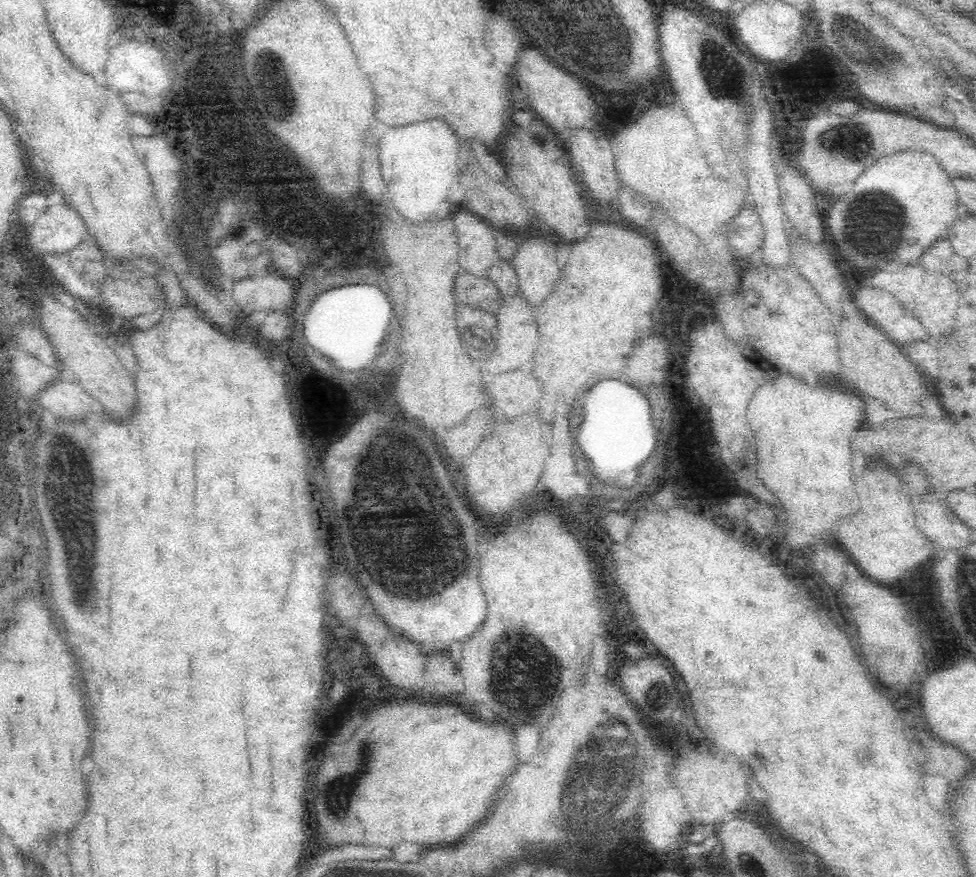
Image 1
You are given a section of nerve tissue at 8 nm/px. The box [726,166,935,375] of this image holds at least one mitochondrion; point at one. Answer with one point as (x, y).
(868, 220)

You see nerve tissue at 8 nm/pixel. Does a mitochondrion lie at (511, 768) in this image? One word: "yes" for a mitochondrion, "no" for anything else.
no

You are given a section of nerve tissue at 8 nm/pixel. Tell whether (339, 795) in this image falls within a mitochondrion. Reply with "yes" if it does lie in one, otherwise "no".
yes

